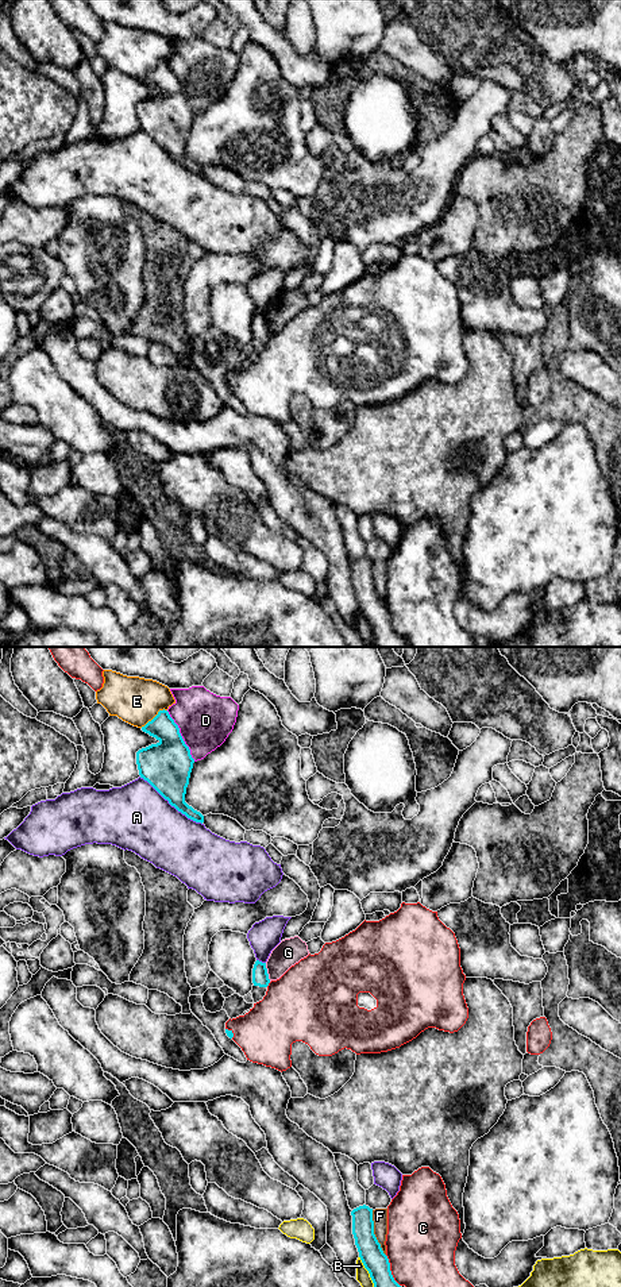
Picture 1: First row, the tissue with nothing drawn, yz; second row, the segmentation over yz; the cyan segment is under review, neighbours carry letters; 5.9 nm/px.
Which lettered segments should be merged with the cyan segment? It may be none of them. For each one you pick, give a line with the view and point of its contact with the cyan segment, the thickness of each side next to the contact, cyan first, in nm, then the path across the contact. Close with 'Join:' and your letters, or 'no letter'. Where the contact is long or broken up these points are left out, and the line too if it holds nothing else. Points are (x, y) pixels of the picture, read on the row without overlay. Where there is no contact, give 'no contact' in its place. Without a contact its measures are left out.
Join: no letter

